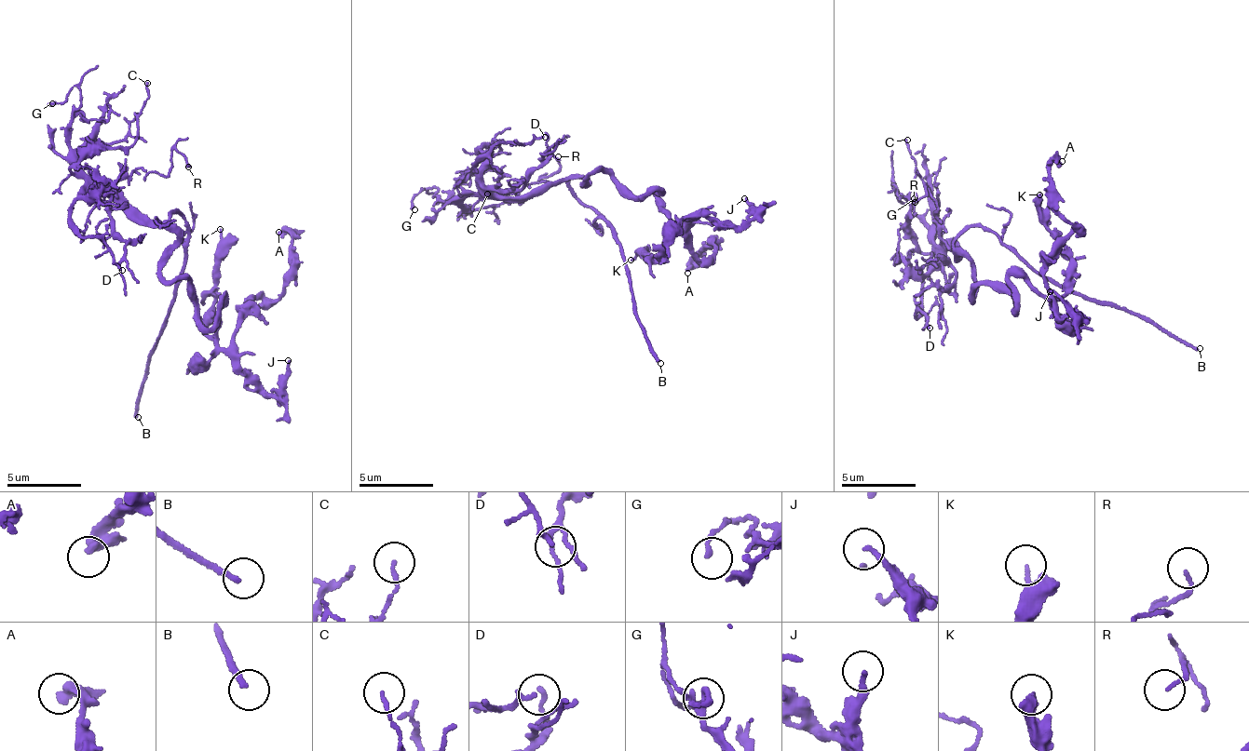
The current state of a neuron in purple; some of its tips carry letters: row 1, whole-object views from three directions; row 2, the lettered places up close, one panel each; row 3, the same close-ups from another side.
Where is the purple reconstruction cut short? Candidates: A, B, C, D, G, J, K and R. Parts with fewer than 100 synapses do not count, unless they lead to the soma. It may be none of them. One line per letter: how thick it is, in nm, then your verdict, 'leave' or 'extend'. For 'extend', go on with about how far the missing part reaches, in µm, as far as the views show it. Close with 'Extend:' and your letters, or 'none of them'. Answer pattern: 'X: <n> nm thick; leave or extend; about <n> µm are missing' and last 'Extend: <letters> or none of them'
A: 360 nm thick; leave
B: 190 nm thick; extend; about 30 µm are missing
C: 120 nm thick; leave
D: 90 nm thick; leave
G: 150 nm thick; leave
J: 170 nm thick; leave
K: 150 nm thick; leave
R: 120 nm thick; leave
Extend: B

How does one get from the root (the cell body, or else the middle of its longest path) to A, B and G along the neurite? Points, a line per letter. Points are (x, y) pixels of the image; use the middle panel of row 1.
A: (600, 171), (635, 195), (659, 187), (661, 211), (689, 214), (695, 257), (714, 248), (687, 273)
B: (600, 171), (582, 186), (579, 178), (570, 183), (580, 204), (611, 228), (631, 272), (632, 315), (660, 363)
G: (600, 171), (582, 186), (580, 176), (558, 177), (529, 193), (454, 203), (426, 188), (412, 200), (414, 209)

